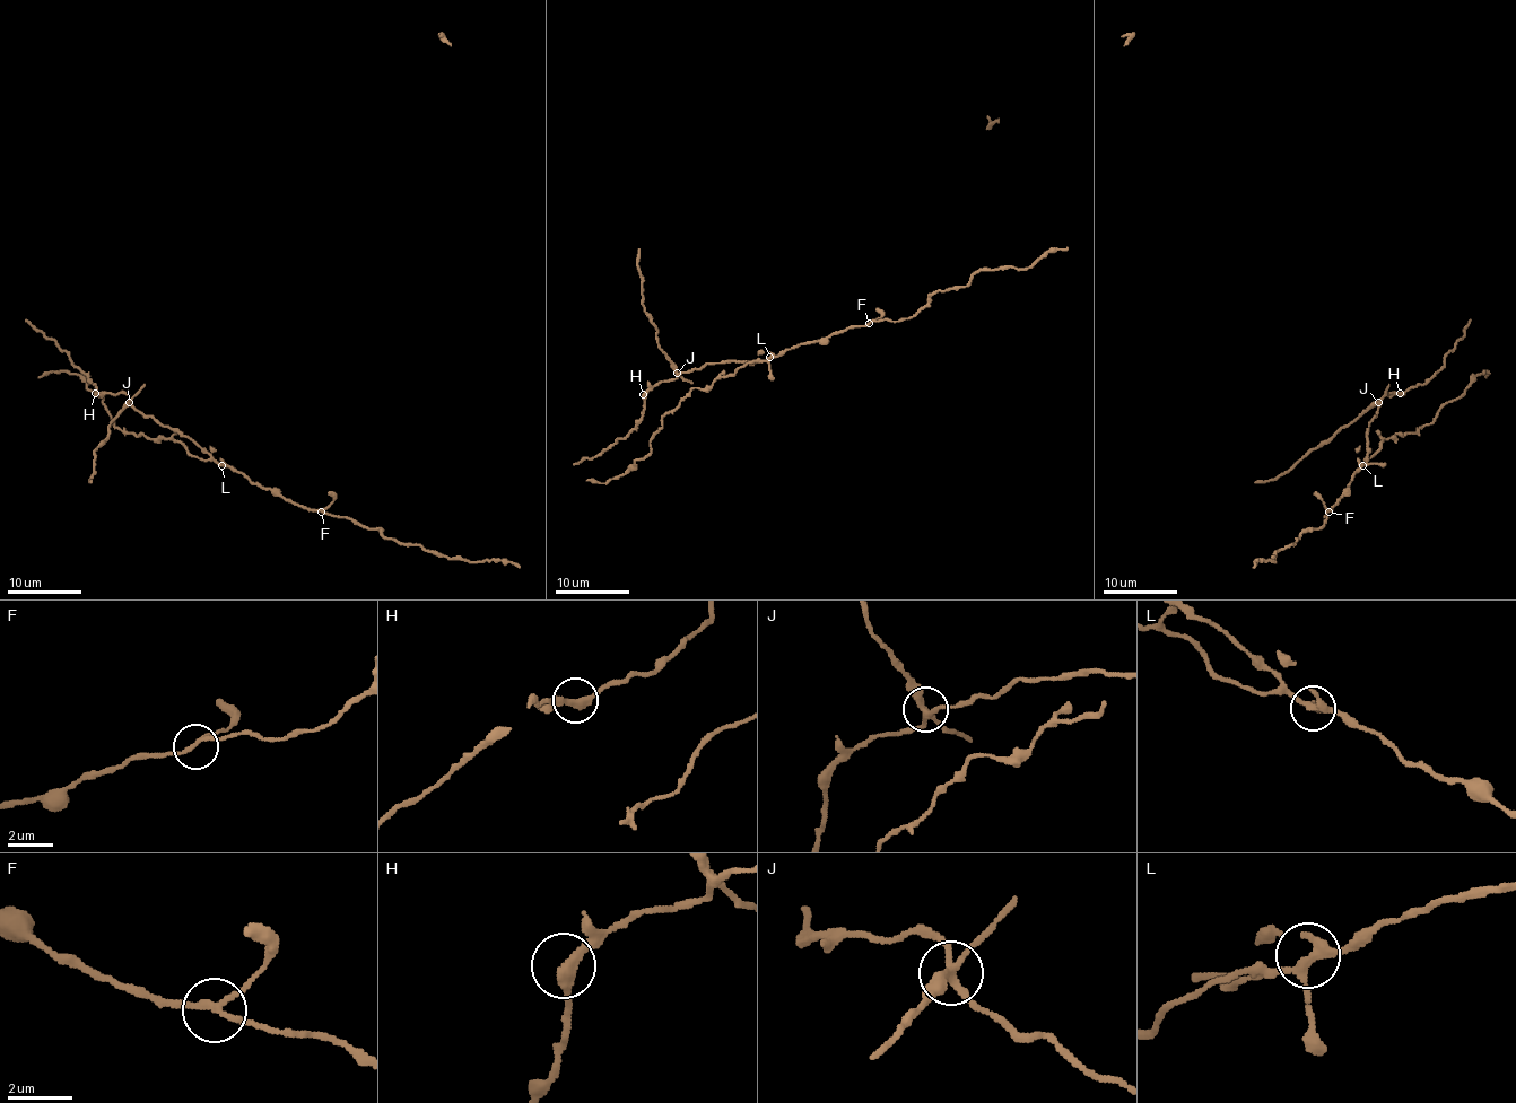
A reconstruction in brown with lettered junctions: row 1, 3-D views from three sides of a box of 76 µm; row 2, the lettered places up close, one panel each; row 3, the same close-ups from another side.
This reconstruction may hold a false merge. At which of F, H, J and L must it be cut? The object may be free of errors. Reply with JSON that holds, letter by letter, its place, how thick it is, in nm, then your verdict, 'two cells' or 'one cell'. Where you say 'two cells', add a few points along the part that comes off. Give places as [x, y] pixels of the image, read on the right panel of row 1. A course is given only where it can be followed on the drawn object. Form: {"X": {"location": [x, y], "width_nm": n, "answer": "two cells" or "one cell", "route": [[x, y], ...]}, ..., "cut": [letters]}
{"F": {"location": [1329, 511], "width_nm": 170, "answer": "one cell"}, "H": {"location": [1400, 393], "width_nm": 320, "answer": "one cell"}, "J": {"location": [1378, 402], "width_nm": 280, "answer": "two cells", "route": [[1379, 402], [1369, 404], [1353, 420], [1275, 478], [1255, 482]]}, "L": {"location": [1362, 465], "width_nm": 280, "answer": "one cell"}, "cut": ["J"]}

